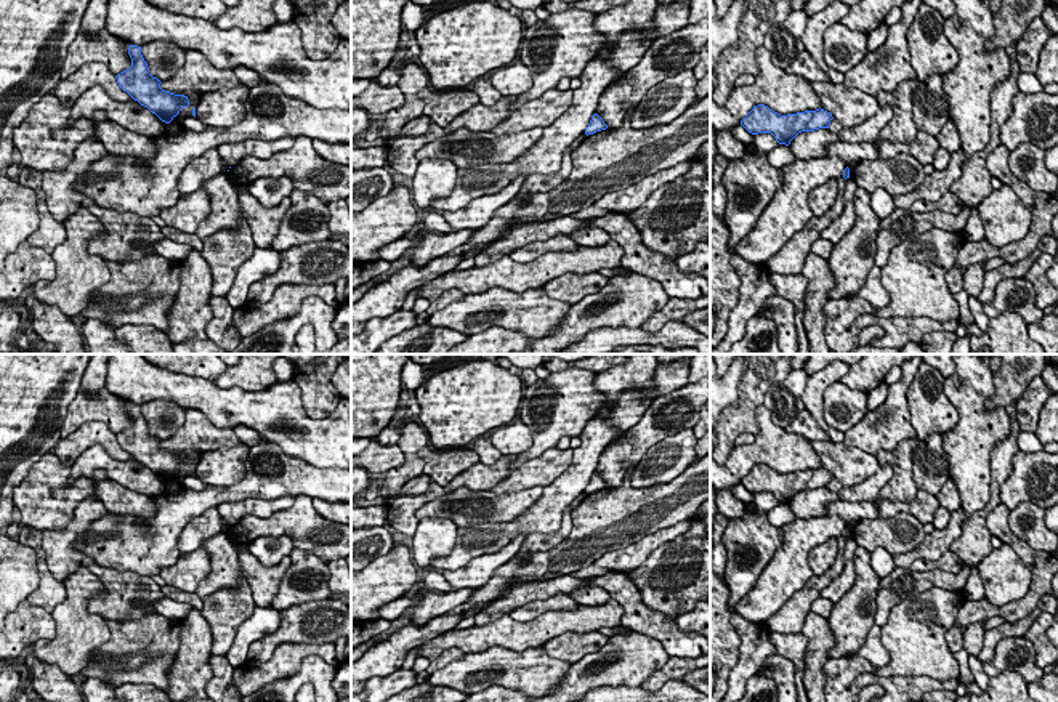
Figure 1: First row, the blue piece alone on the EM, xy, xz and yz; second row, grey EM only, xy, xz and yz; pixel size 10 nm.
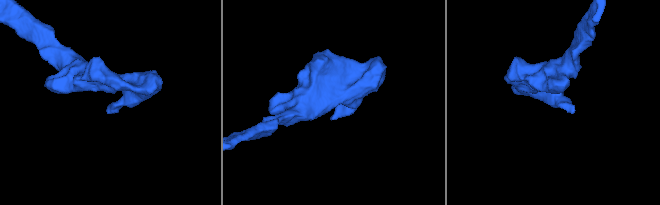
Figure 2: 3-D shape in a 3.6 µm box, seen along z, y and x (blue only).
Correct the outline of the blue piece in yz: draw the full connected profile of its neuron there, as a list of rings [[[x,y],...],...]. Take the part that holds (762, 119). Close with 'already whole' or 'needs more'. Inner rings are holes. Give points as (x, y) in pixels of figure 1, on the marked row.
[[[758,104],[741,120],[741,125],[752,135],[771,133],[779,144],[789,146],[802,131],[829,128],[832,119],[832,114],[821,107],[781,115],[768,106]]] | already whole

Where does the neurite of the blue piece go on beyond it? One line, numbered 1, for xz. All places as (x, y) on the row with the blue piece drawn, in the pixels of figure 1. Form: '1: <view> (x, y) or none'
1: none

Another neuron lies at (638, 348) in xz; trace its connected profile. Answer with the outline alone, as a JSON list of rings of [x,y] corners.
[[[635,345],[635,346],[617,346],[609,354],[699,354],[699,351],[696,348],[670,349],[665,346]]]

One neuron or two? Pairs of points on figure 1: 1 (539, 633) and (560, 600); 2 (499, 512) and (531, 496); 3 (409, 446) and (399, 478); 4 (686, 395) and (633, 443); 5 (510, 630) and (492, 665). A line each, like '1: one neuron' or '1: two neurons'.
1: two neurons
2: one neuron
3: one neuron
4: one neuron
5: two neurons

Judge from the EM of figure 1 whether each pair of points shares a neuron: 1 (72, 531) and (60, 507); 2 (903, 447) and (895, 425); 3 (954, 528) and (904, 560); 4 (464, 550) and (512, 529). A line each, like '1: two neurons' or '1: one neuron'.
1: two neurons
2: two neurons
3: one neuron
4: one neuron

